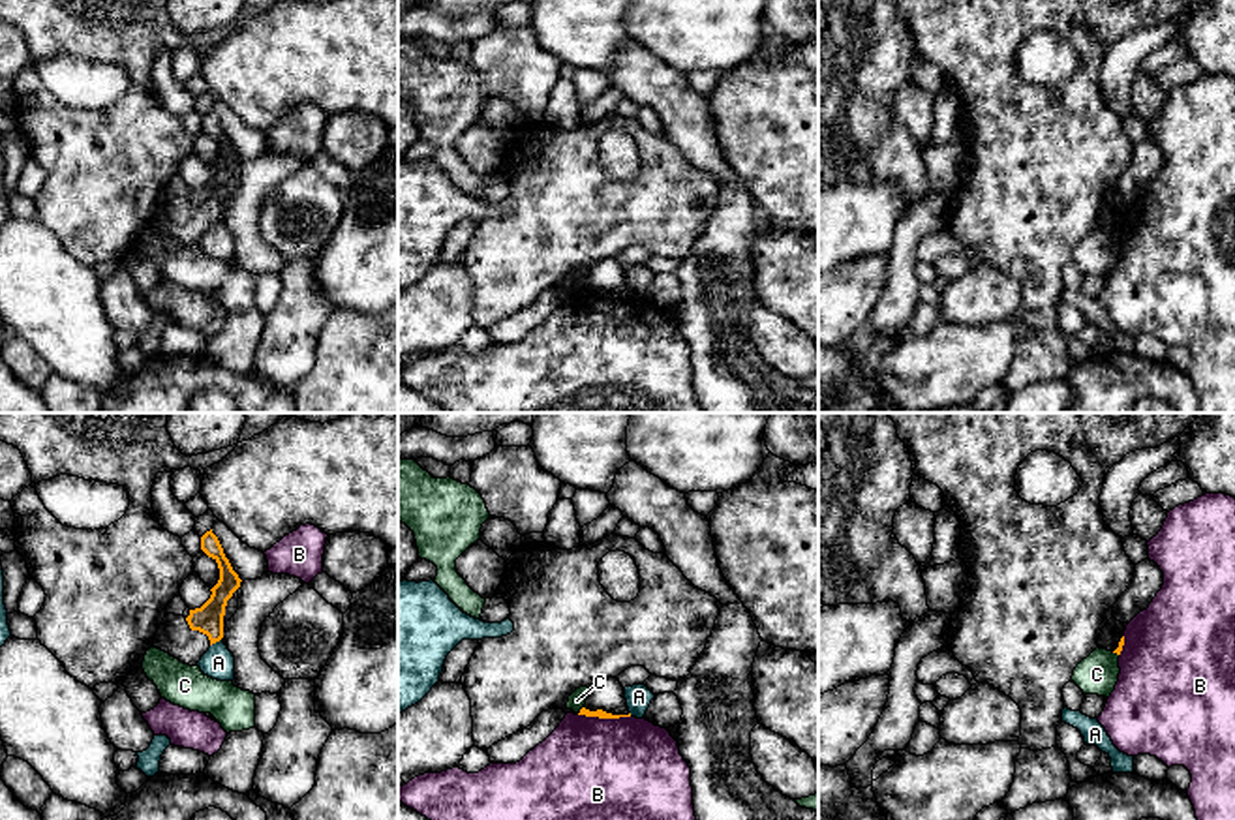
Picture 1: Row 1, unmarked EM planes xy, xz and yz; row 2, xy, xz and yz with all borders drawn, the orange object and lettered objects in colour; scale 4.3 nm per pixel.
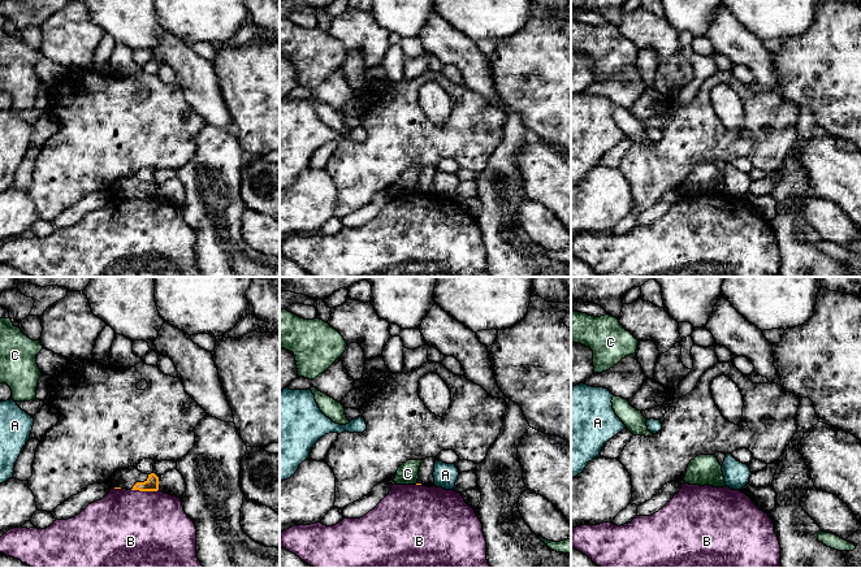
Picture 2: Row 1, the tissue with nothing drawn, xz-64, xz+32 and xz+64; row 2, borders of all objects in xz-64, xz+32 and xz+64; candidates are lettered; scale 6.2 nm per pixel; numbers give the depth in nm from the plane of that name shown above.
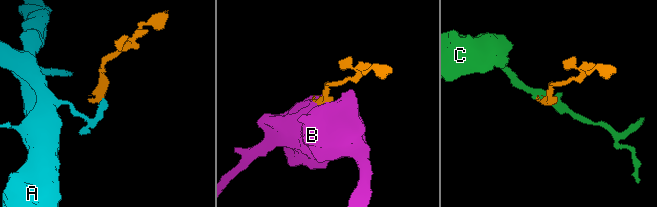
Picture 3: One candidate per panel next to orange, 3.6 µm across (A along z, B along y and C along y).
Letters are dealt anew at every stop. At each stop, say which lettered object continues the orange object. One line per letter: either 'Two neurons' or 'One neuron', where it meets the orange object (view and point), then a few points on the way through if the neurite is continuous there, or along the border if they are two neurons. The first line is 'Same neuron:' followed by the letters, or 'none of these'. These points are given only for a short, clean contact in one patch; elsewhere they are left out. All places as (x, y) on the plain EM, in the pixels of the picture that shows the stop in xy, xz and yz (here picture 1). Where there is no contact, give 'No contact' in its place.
Same neuron: none of these
A: Two neurons. Touches orange at xy (214, 222). Boundary: xy (220, 218), (211, 226)
B: Two neurons. Touches orange at xz (605, 297)
C: Two neurons. Touches orange at xz (580, 289). Boundary: xz (582, 286), (579, 293)

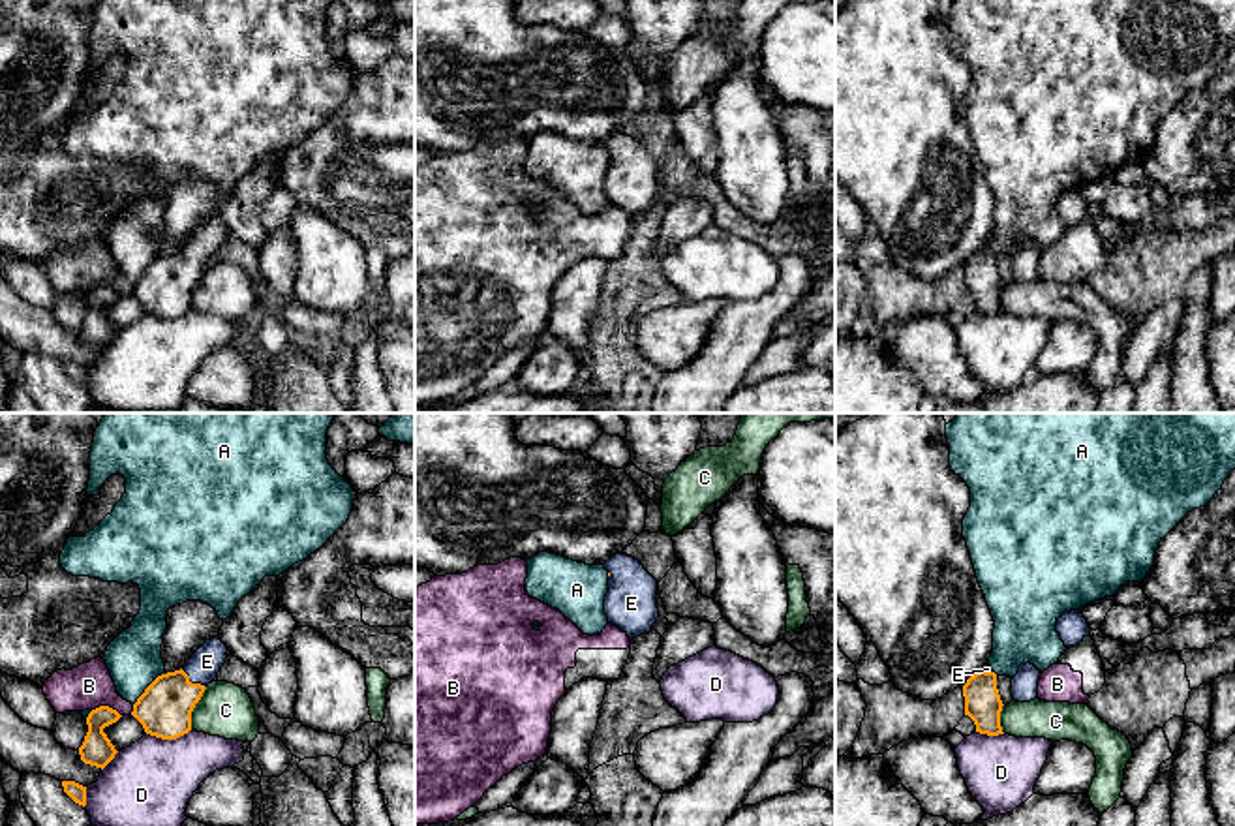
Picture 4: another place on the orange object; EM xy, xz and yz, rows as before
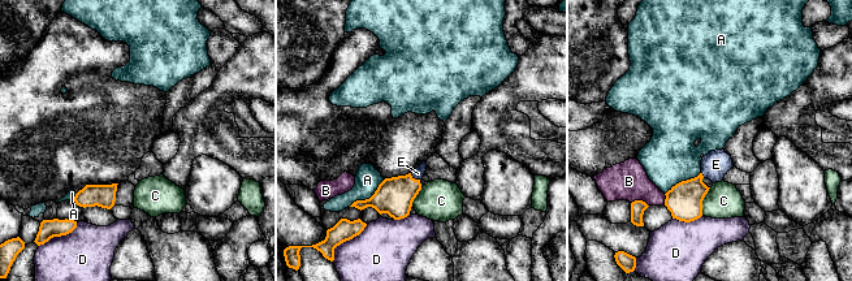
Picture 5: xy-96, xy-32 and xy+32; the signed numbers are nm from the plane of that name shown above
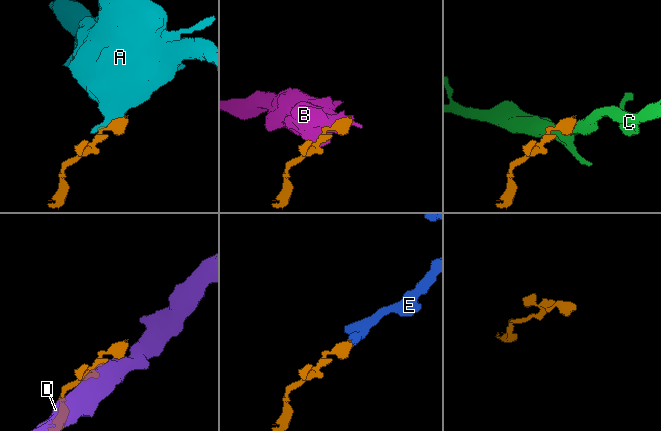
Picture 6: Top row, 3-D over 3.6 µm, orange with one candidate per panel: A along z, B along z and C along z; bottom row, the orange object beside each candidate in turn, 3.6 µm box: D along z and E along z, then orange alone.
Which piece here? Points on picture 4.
Same neuron: E
A: Two neurons. Touches orange at xy (149, 265). Boundary: xy (167, 252), (162, 252), (134, 284)
B: Two neurons. Touches orange at xy (107, 286). Boundary: xy (96, 286), (111, 286), (121, 295)
C: Two neurons. Touches orange at xy (194, 286). Boundary: xy (207, 267), (192, 291), (190, 306)
D: Two neurons. Touches orange at xy (169, 318)
E: One neuron. Touches orange at xy (190, 261). Path across: xy (164, 290), (190, 261), (207, 241)

